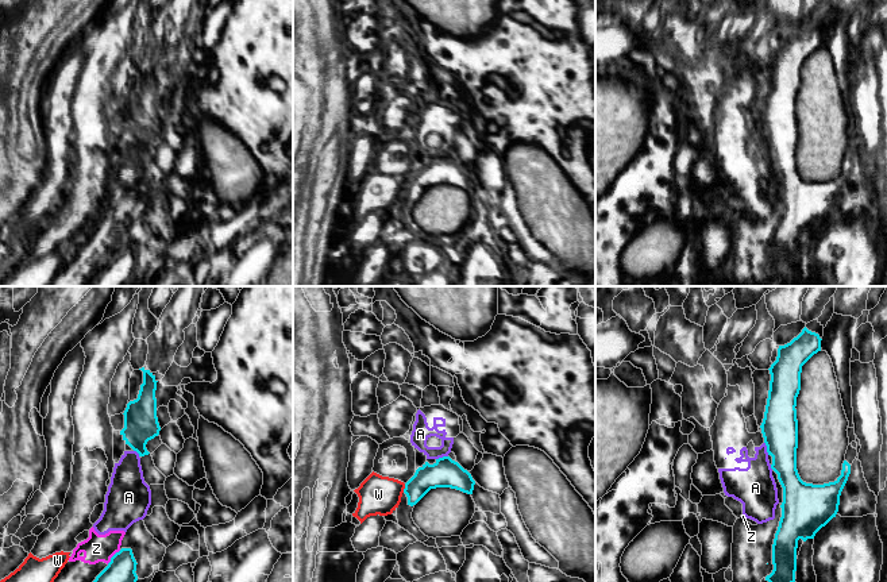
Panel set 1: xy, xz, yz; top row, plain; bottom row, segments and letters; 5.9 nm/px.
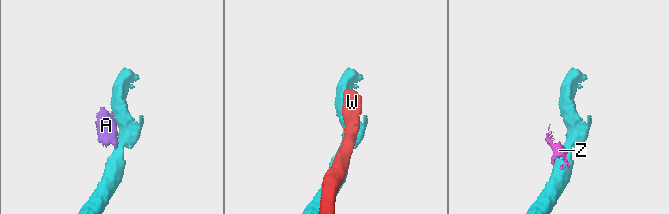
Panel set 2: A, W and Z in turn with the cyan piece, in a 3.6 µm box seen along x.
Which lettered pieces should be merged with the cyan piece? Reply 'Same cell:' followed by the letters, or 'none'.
Same cell: none

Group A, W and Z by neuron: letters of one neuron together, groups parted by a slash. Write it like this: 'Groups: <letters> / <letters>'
Groups: A Z / W

